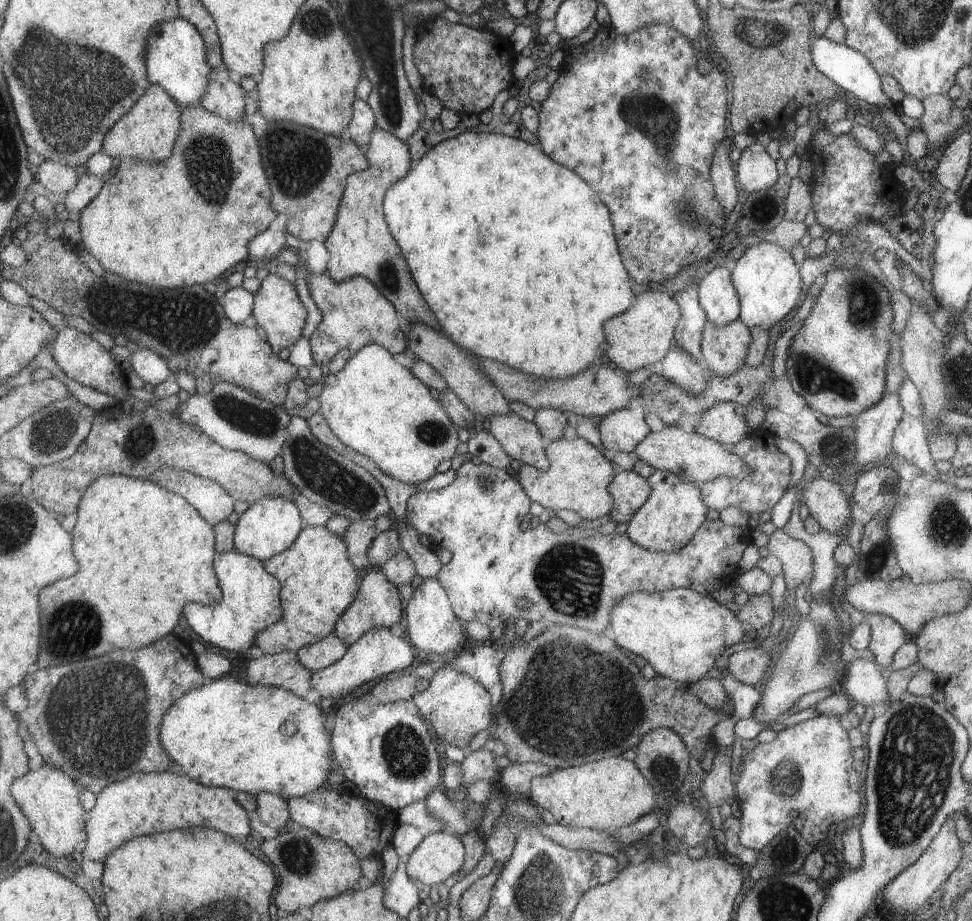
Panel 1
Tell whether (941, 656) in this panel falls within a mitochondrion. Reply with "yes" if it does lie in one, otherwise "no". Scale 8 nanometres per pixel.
no

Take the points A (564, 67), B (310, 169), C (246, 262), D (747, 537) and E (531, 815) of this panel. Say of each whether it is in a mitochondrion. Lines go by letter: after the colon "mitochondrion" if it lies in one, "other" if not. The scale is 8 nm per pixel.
A: other
B: mitochondrion
C: other
D: other
E: other

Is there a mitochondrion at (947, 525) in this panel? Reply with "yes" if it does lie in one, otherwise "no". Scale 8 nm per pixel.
yes

